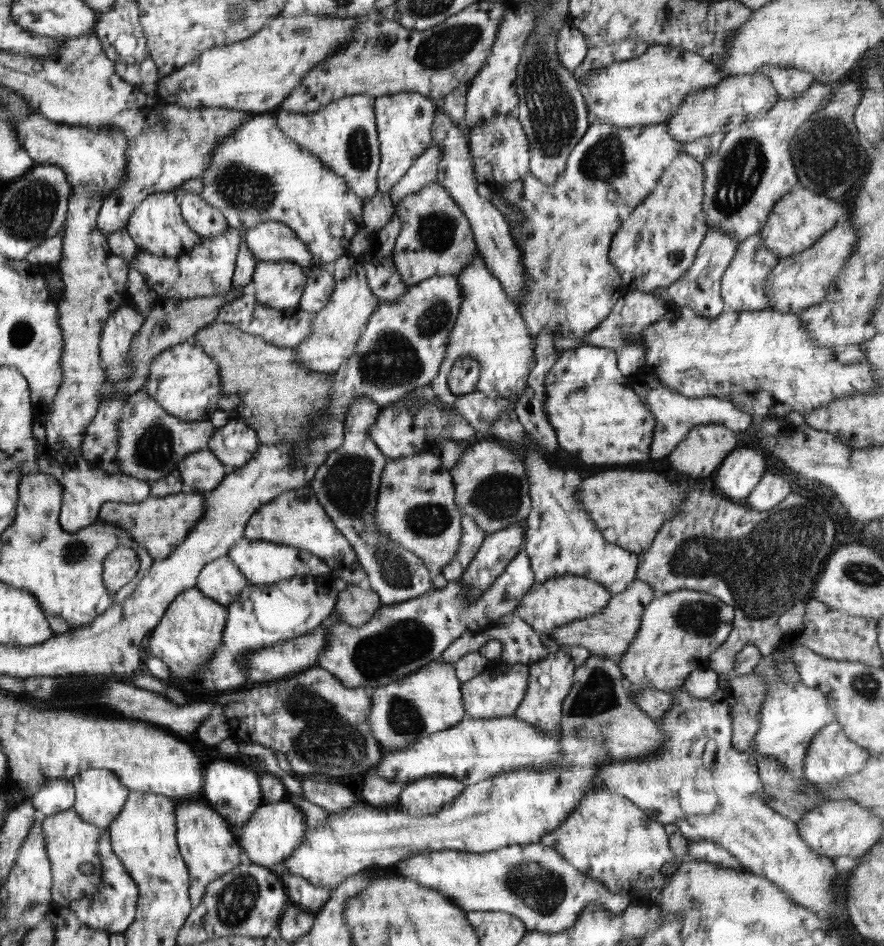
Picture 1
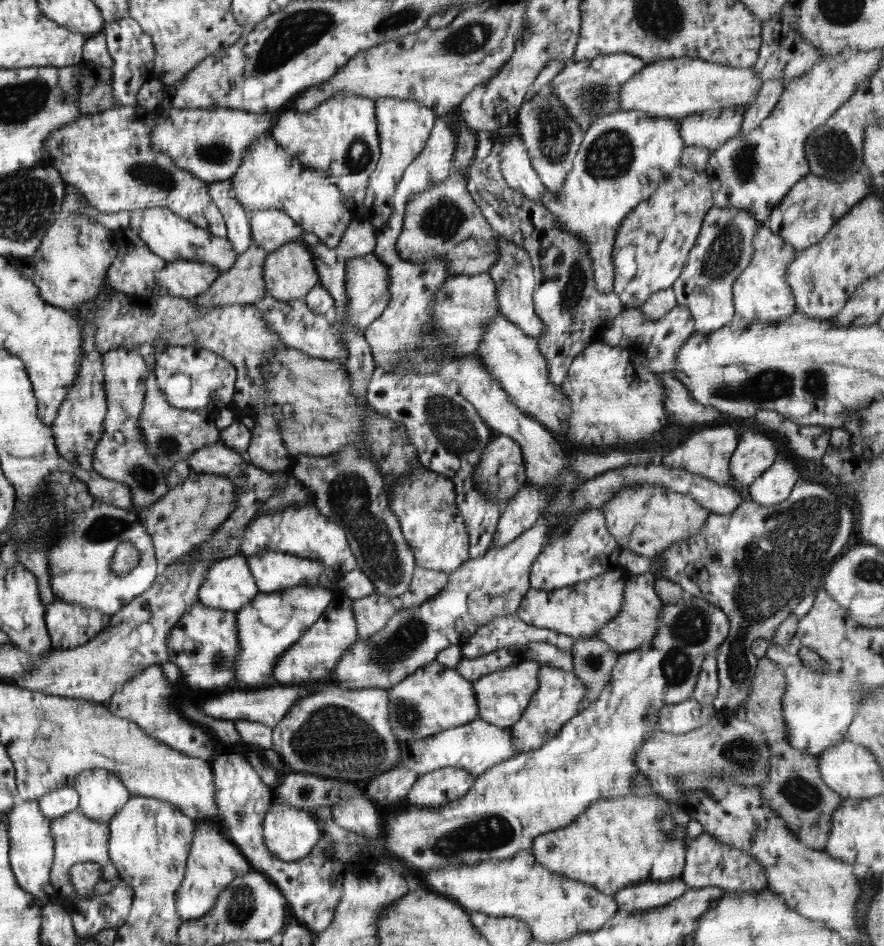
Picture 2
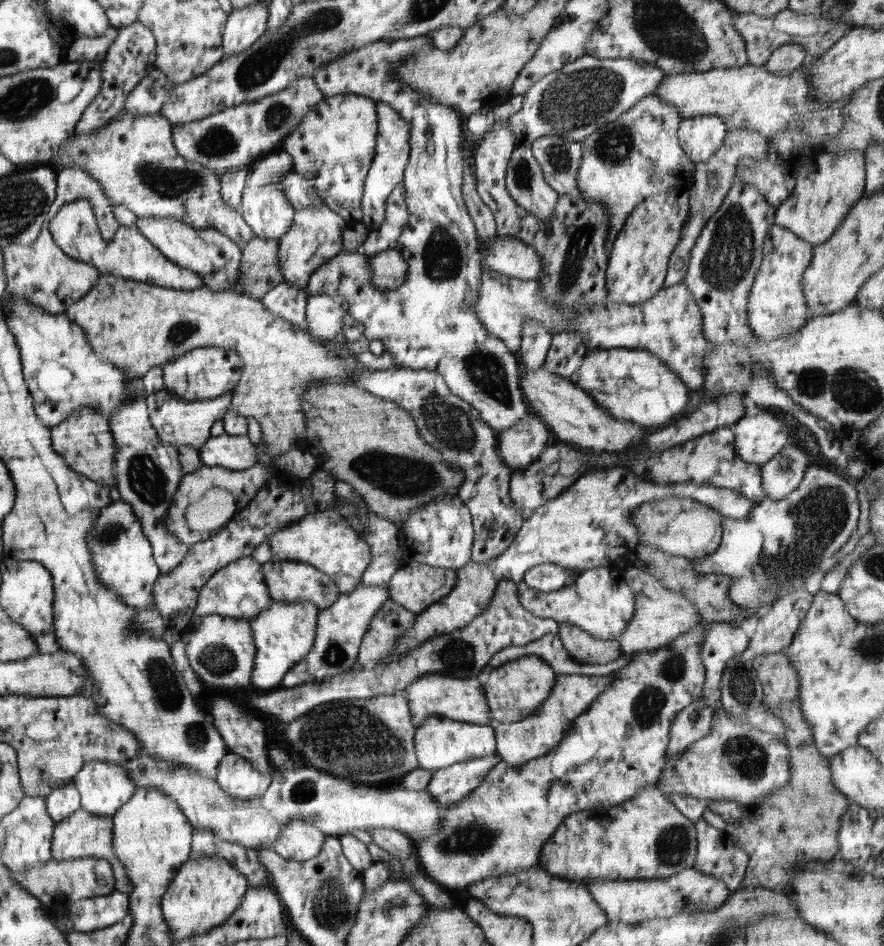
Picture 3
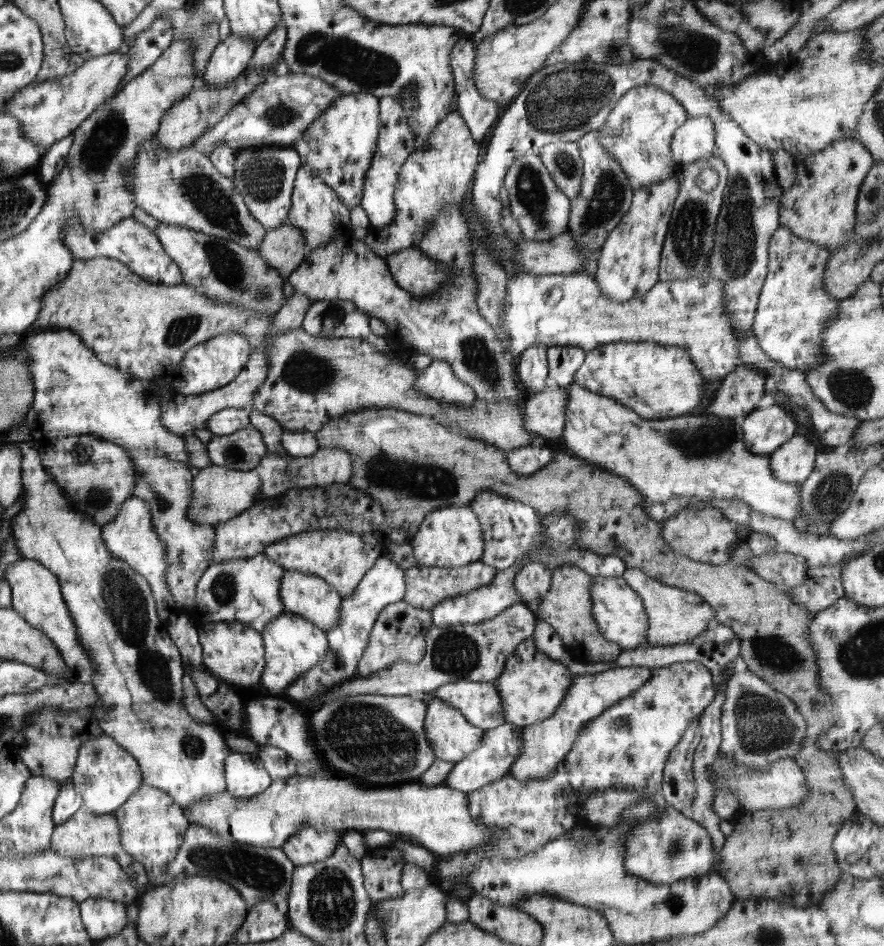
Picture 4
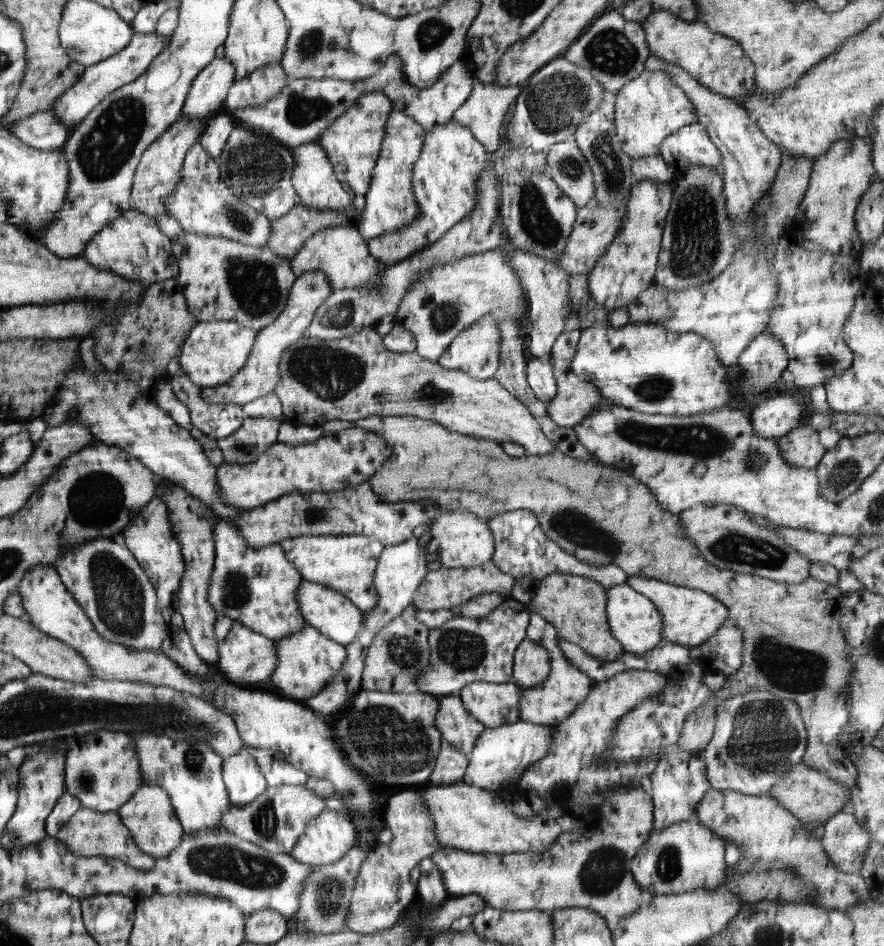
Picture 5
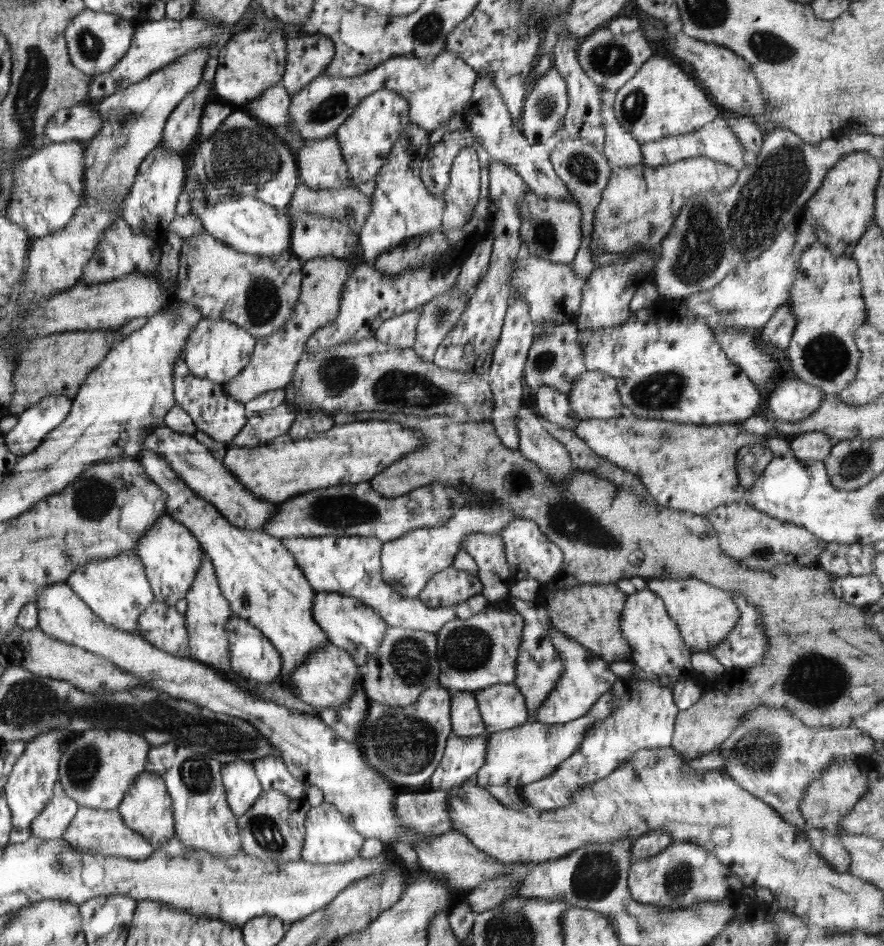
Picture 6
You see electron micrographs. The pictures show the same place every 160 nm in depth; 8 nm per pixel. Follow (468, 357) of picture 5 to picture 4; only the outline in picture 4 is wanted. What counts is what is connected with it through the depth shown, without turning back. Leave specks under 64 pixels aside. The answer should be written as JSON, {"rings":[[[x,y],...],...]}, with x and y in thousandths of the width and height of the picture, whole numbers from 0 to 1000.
{"rings":[[[494,379],[474,392],[467,410],[485,421],[502,426],[519,426],[527,432],[538,419],[533,410],[528,410],[528,406],[521,406],[515,400],[507,383]]]}

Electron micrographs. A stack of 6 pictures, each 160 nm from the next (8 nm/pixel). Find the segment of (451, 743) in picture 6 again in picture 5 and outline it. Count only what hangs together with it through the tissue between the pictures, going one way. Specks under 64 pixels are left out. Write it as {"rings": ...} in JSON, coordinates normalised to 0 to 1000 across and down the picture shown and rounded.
{"rings":[[[500,784],[483,828],[494,831],[517,828],[523,825],[527,811],[527,799]]]}

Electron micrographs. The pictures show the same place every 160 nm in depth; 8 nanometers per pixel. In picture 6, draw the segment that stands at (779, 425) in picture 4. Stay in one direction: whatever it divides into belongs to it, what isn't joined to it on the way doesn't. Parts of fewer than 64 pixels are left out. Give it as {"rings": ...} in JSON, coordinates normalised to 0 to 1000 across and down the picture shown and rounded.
{"rings":[[[906,402],[883,404],[868,421],[868,433],[878,445],[896,447],[920,438],[930,427],[932,419],[922,408]]]}

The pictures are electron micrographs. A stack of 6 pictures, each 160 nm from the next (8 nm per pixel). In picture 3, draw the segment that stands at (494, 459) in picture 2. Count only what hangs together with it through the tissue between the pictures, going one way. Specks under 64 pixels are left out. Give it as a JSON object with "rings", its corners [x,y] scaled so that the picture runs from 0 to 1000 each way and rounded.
{"rings":[[[603,434],[595,436],[595,439],[580,450],[561,459],[562,482],[569,492],[577,495],[577,499],[593,496],[627,466],[615,444]]]}

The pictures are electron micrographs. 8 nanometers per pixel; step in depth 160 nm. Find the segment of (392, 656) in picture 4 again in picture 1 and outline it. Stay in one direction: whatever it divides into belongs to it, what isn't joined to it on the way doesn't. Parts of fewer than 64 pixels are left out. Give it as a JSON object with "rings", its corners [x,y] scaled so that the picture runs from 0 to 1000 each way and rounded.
{"rings":[[[414,618],[383,621],[378,644],[386,656],[402,664],[410,663],[430,642],[428,630]]]}

